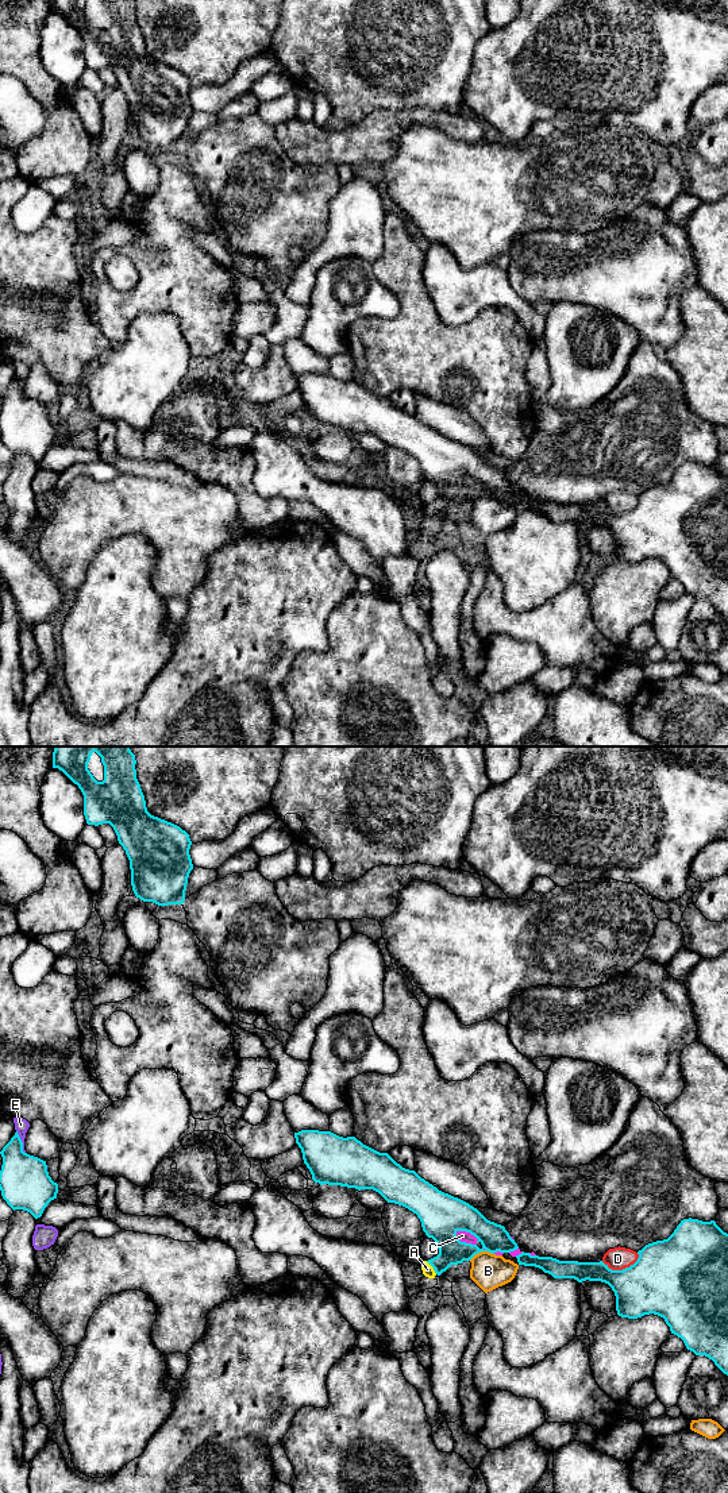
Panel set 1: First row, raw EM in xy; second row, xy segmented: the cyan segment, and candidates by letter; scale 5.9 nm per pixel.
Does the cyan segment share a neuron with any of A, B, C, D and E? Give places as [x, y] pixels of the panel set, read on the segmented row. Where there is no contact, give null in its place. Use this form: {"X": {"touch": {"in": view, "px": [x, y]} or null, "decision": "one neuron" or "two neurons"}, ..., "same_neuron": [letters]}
{"A": {"touch": {"in": "xy", "px": [432, 1266]}, "decision": "one neuron"}, "B": {"touch": {"in": "xy", "px": [481, 1250]}, "decision": "two neurons"}, "C": {"touch": {"in": "xy", "px": [468, 1231]}, "decision": "two neurons"}, "D": {"touch": {"in": "xy", "px": [623, 1269]}, "decision": "two neurons"}, "E": {"touch": {"in": "xy", "px": [22, 1142]}, "decision": "two neurons"}, "same_neuron": ["A"]}

